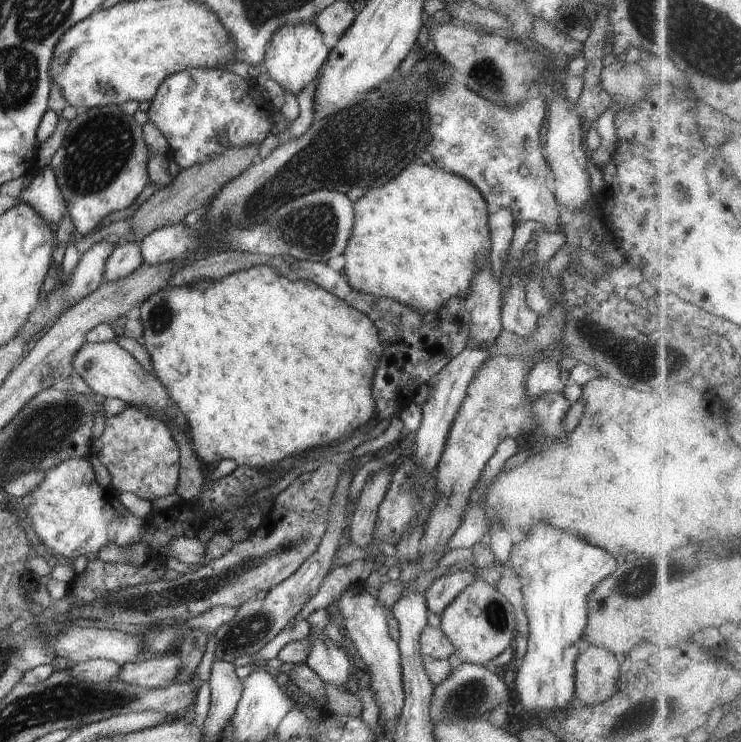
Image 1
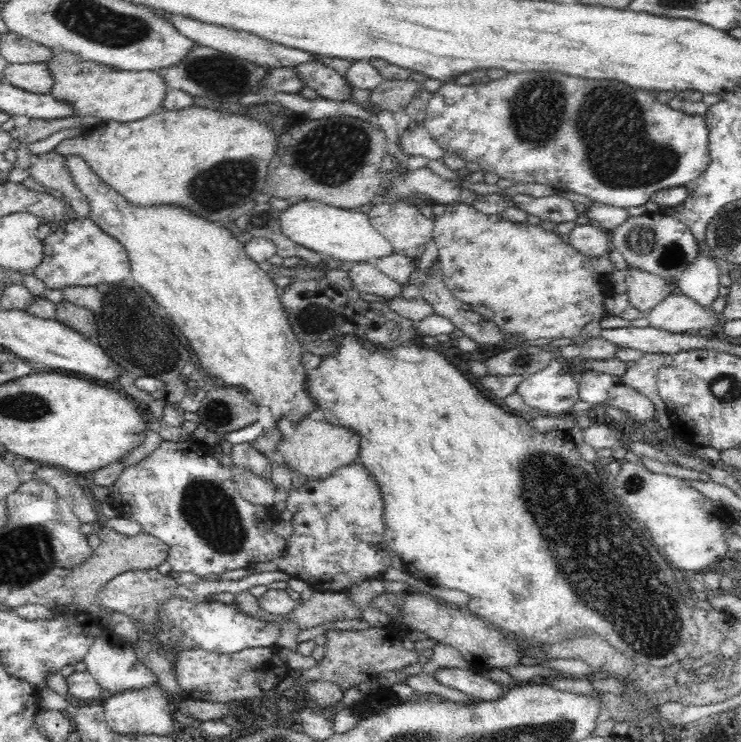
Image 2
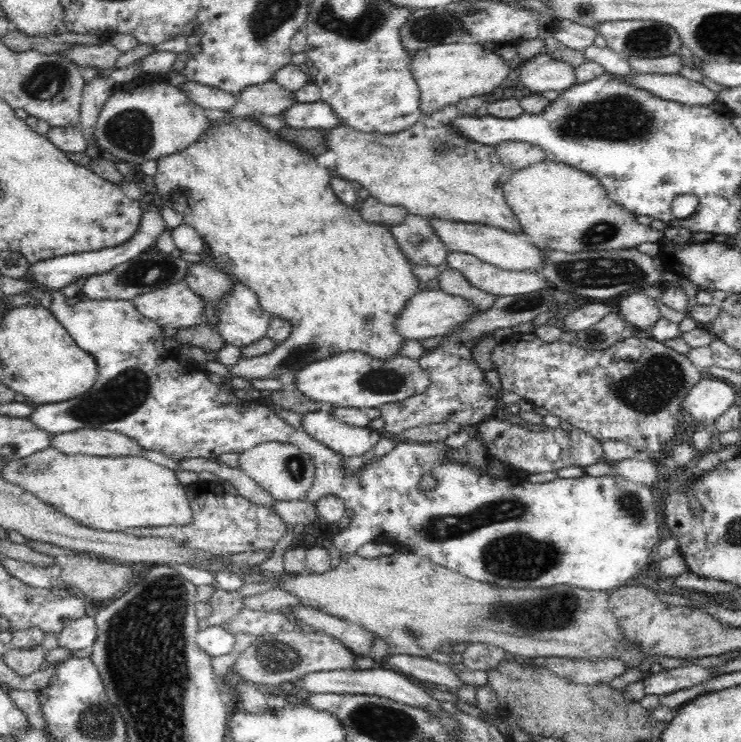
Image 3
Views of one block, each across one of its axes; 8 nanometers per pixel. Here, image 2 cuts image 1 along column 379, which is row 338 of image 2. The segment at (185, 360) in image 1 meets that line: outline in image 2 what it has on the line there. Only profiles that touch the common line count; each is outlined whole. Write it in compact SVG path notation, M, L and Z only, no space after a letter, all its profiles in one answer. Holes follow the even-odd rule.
M342 336L336 354L324 355L317 368L307 371L305 384L309 396L315 400L316 409L324 413L324 420L334 426L349 428L360 437L358 463L366 467L380 486L385 504L384 540L390 552L402 558L404 569L431 586L466 592L470 599L464 609L494 627L509 630L523 644L553 645L592 631L636 664L670 666L692 652L699 640L699 628L692 620L694 608L688 608L678 592L678 582L674 580L672 568L644 536L640 524L628 516L622 504L616 504L616 496L608 492L593 462L580 457L570 432L536 431L528 419L514 412L508 413L491 401L491 397L472 385L442 352L424 347L420 342L412 342L396 348L380 348L356 336Z

